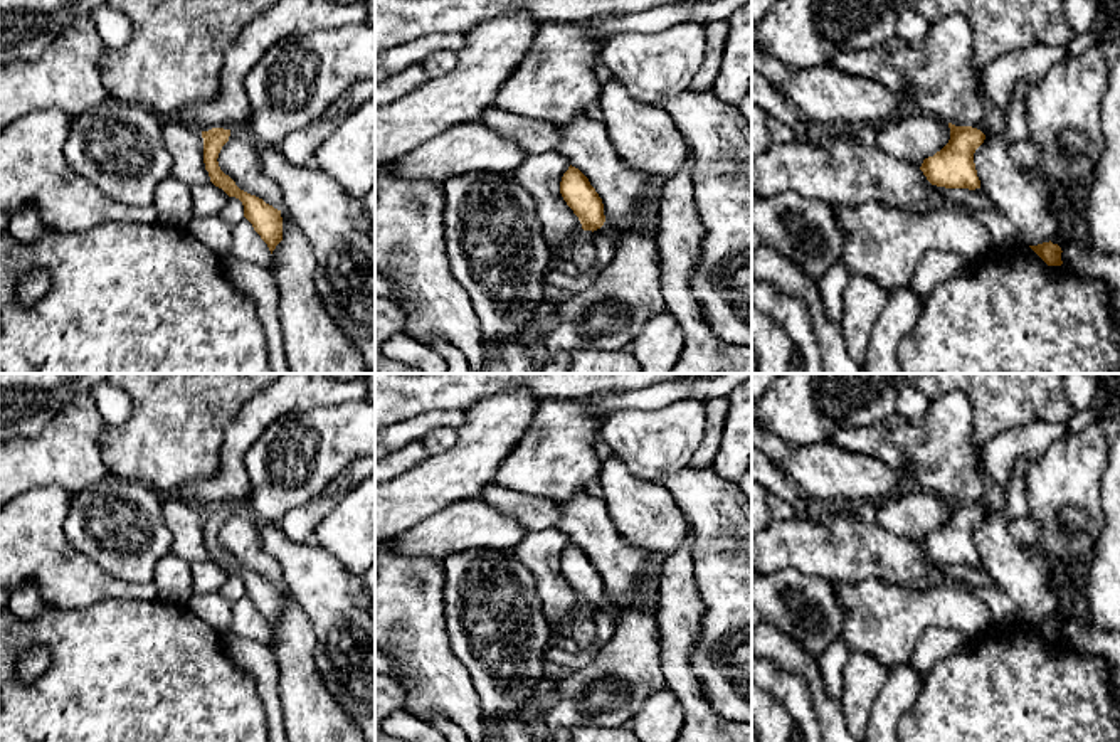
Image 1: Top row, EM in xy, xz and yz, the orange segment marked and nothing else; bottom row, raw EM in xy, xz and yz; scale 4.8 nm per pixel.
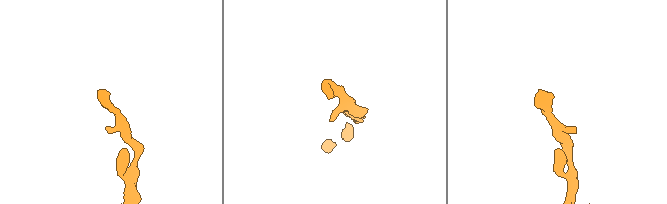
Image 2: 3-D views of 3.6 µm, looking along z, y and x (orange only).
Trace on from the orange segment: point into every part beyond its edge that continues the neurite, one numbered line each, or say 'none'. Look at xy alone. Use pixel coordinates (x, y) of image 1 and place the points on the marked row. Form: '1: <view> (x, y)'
none

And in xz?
none

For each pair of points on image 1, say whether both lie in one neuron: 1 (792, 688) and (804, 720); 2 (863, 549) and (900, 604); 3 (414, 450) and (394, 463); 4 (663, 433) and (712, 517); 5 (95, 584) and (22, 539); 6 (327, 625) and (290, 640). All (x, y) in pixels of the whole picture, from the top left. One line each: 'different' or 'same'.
1: same
2: different
3: same
4: different
5: same
6: different

